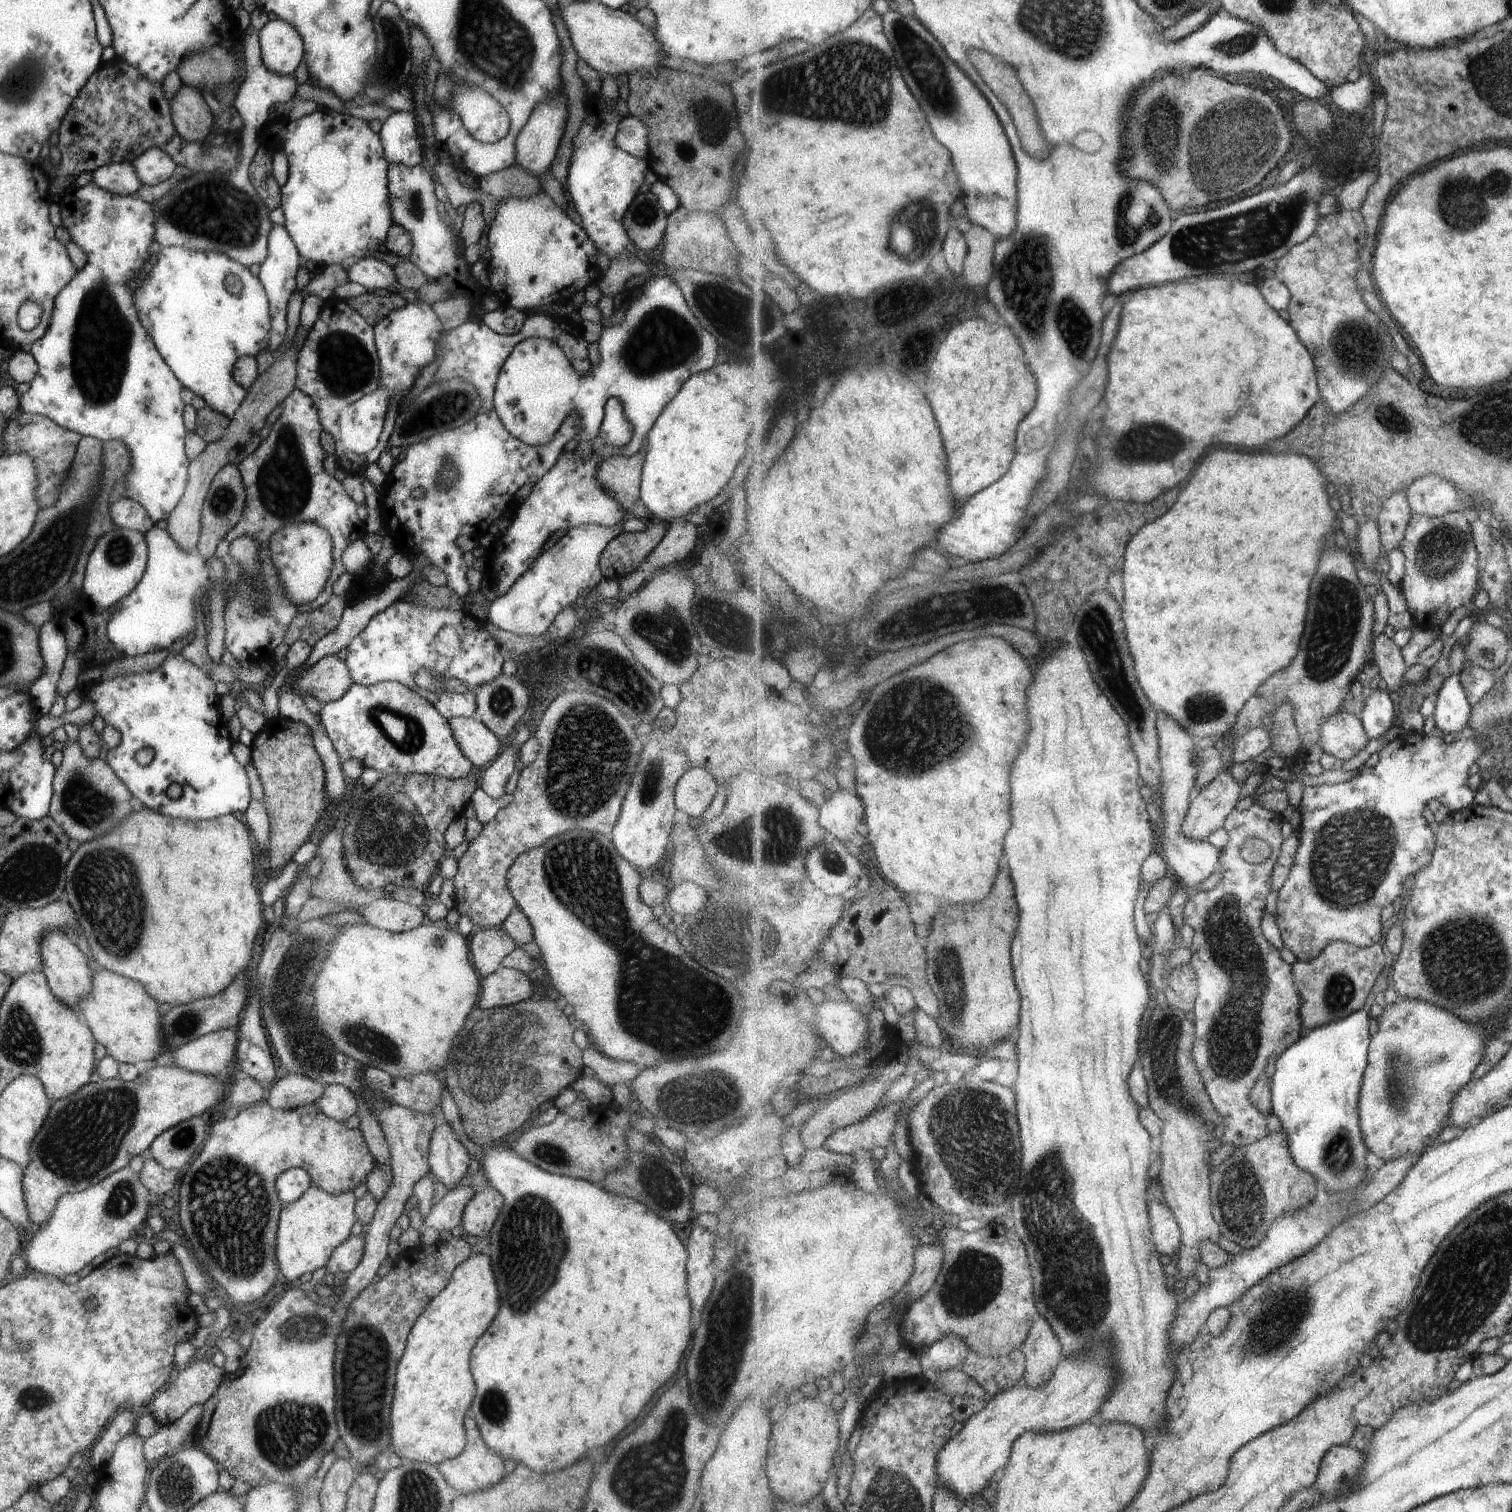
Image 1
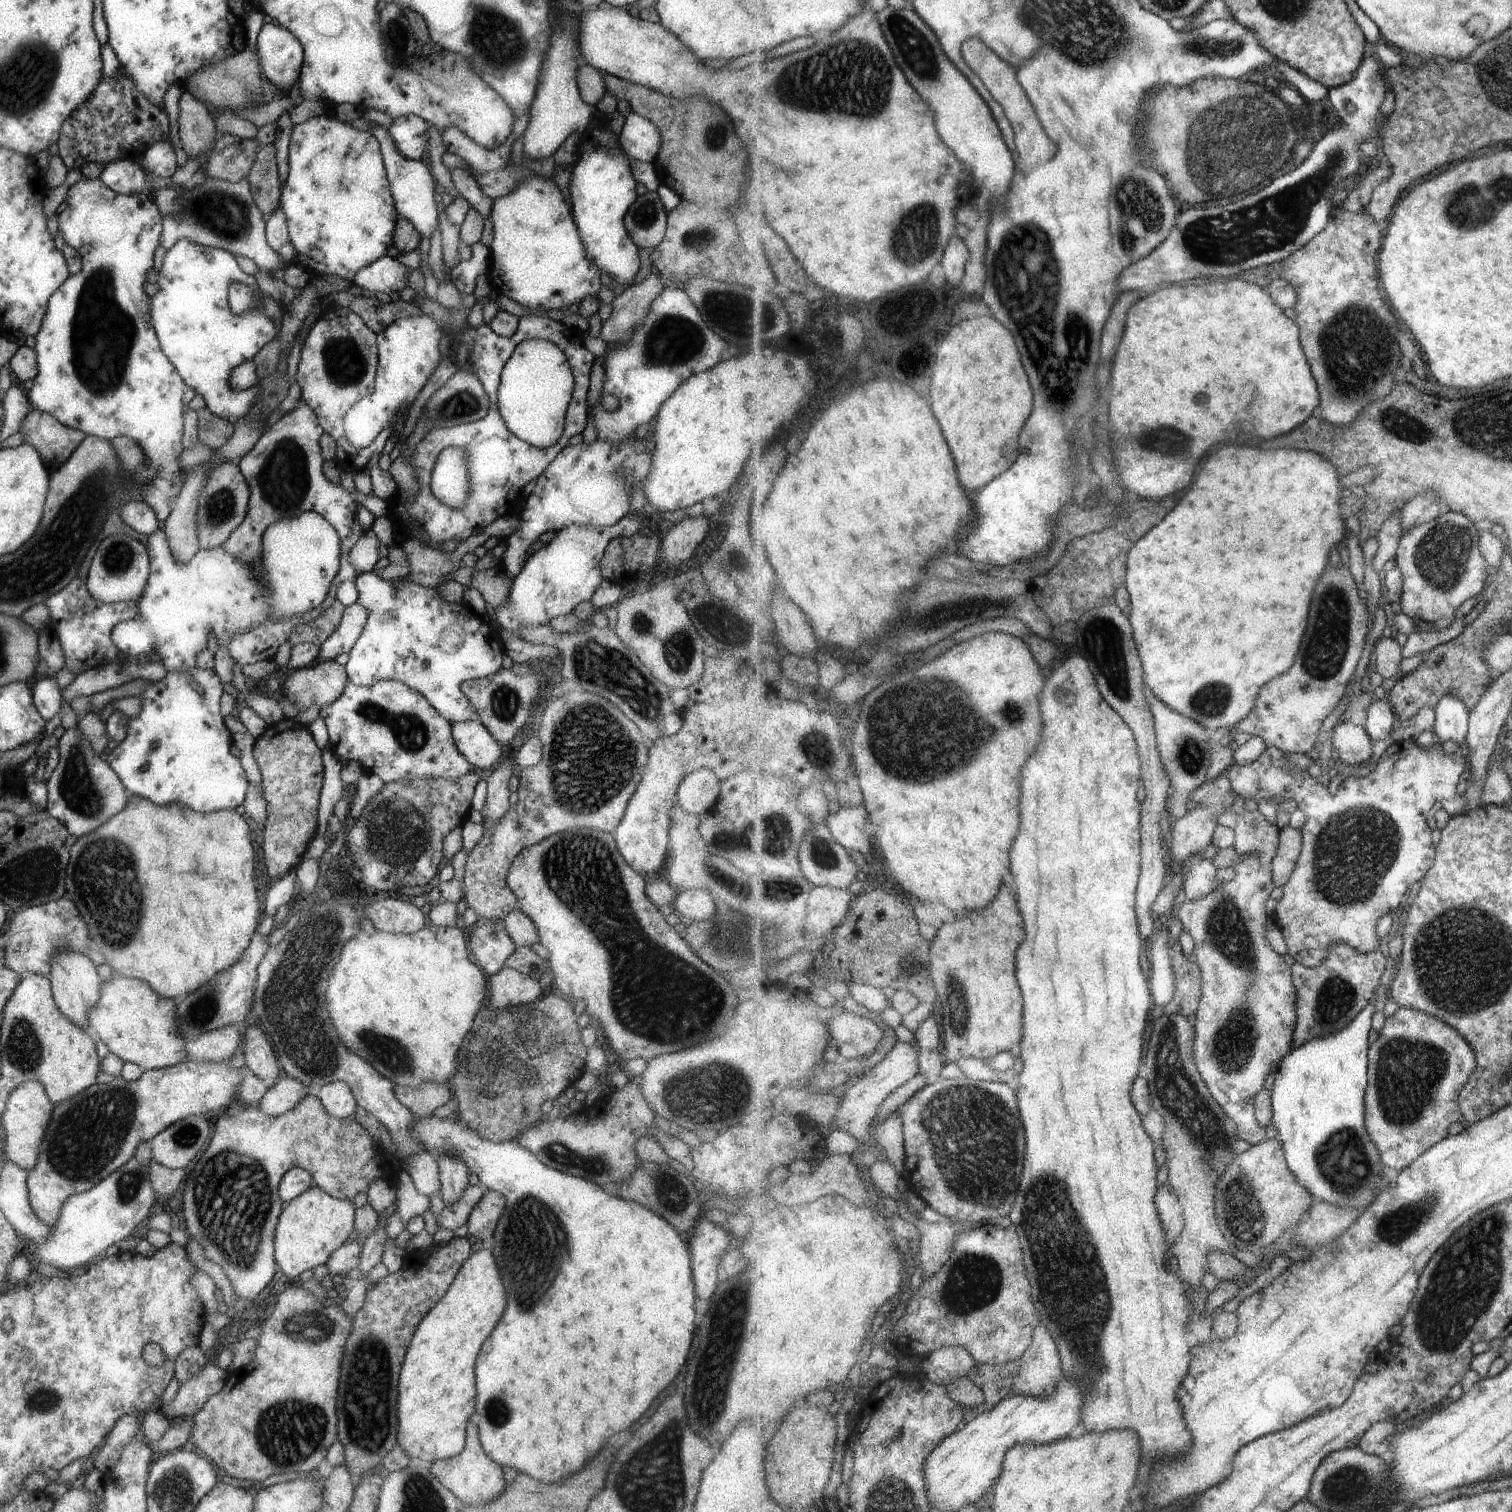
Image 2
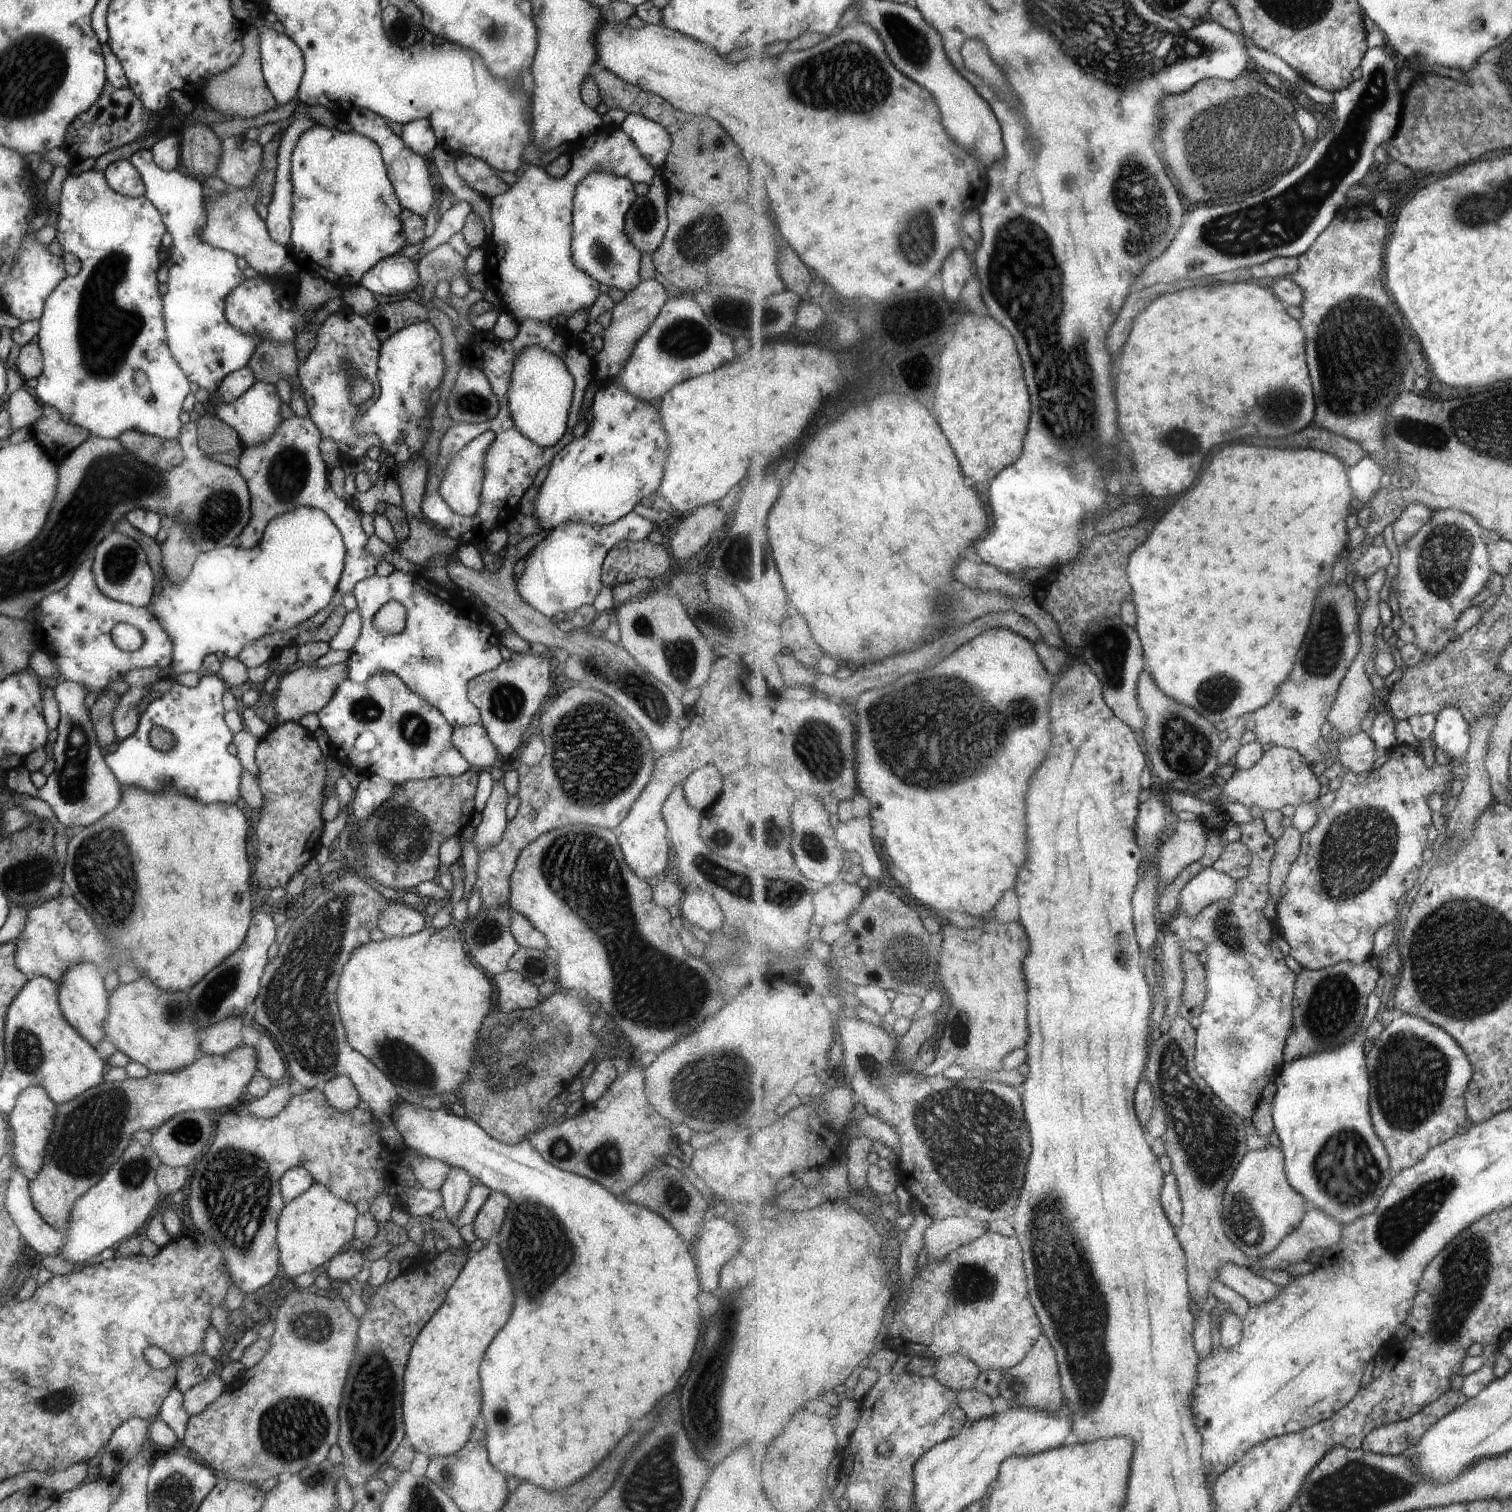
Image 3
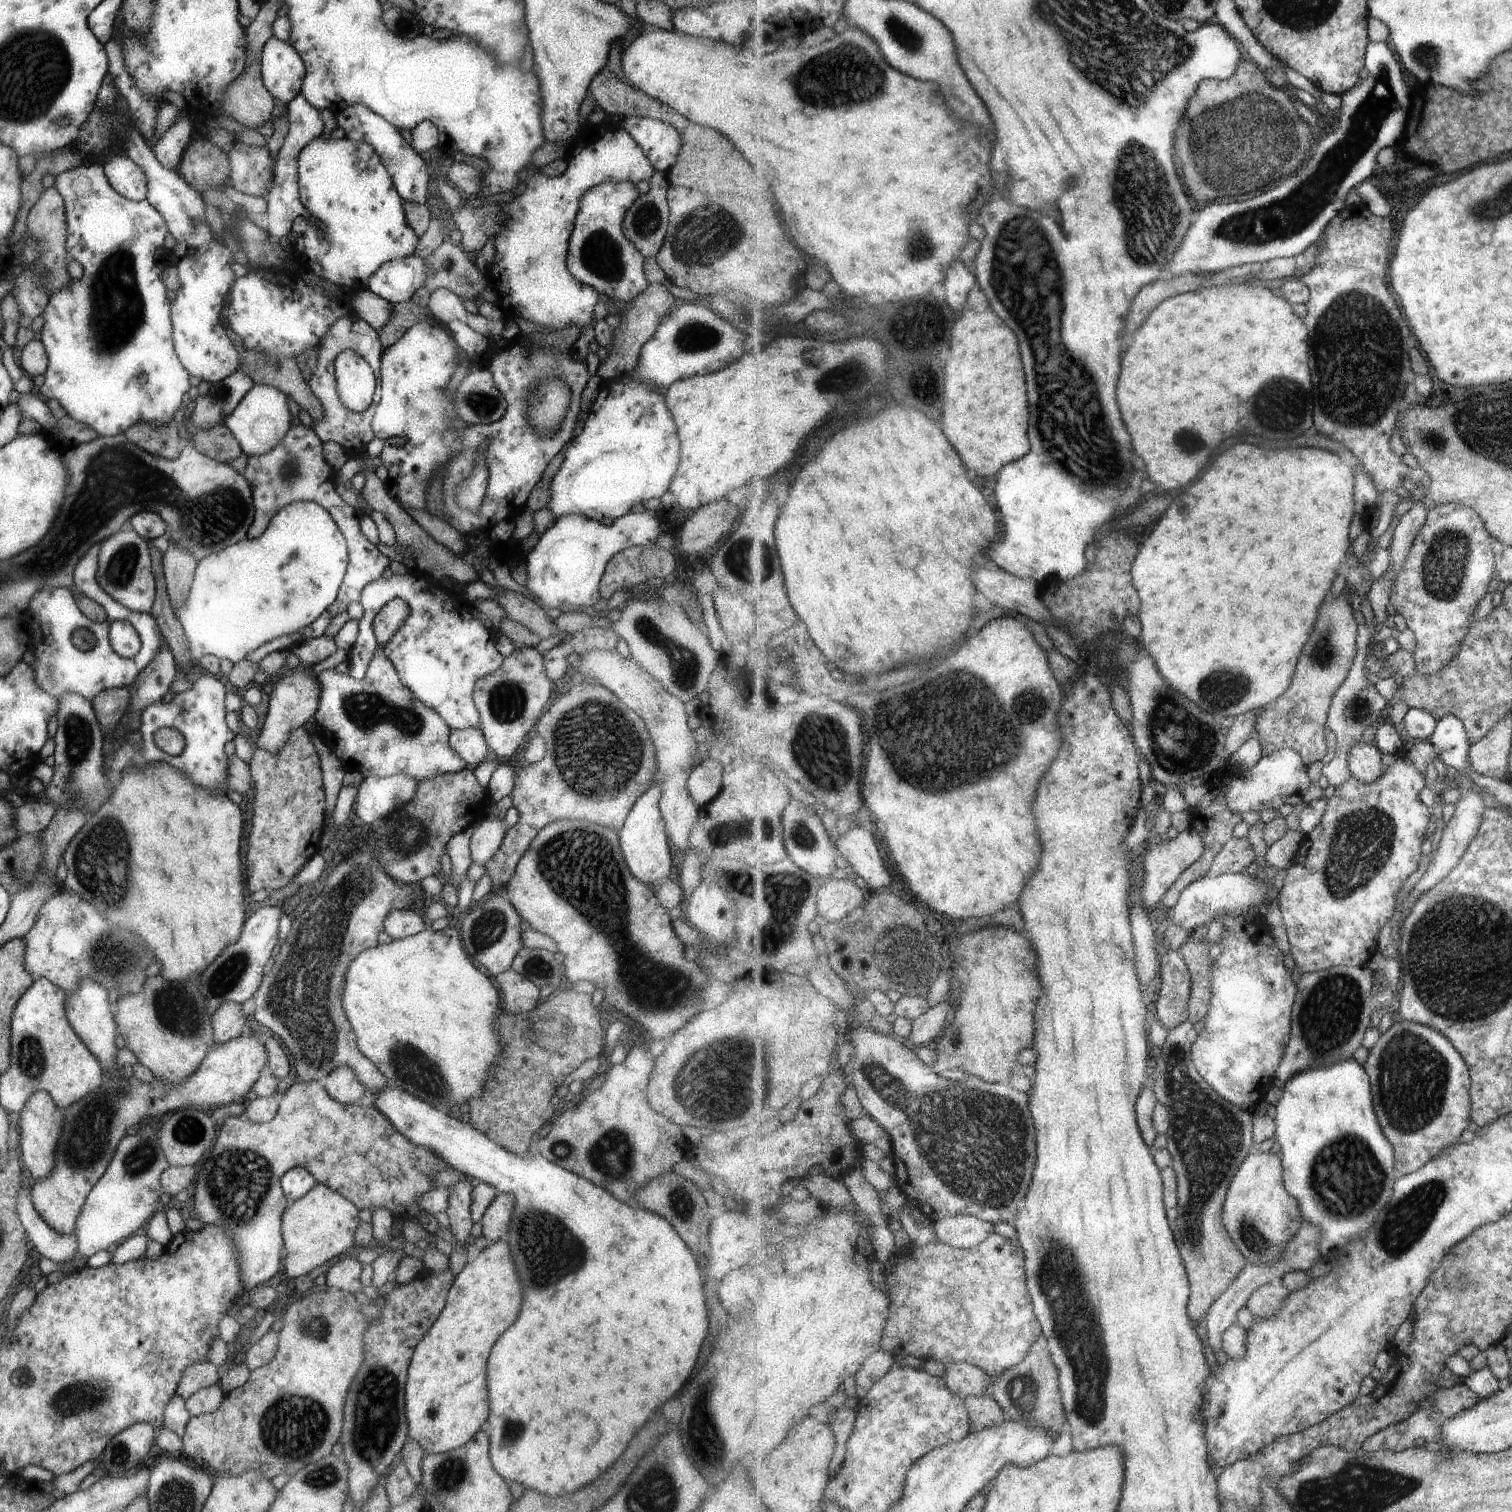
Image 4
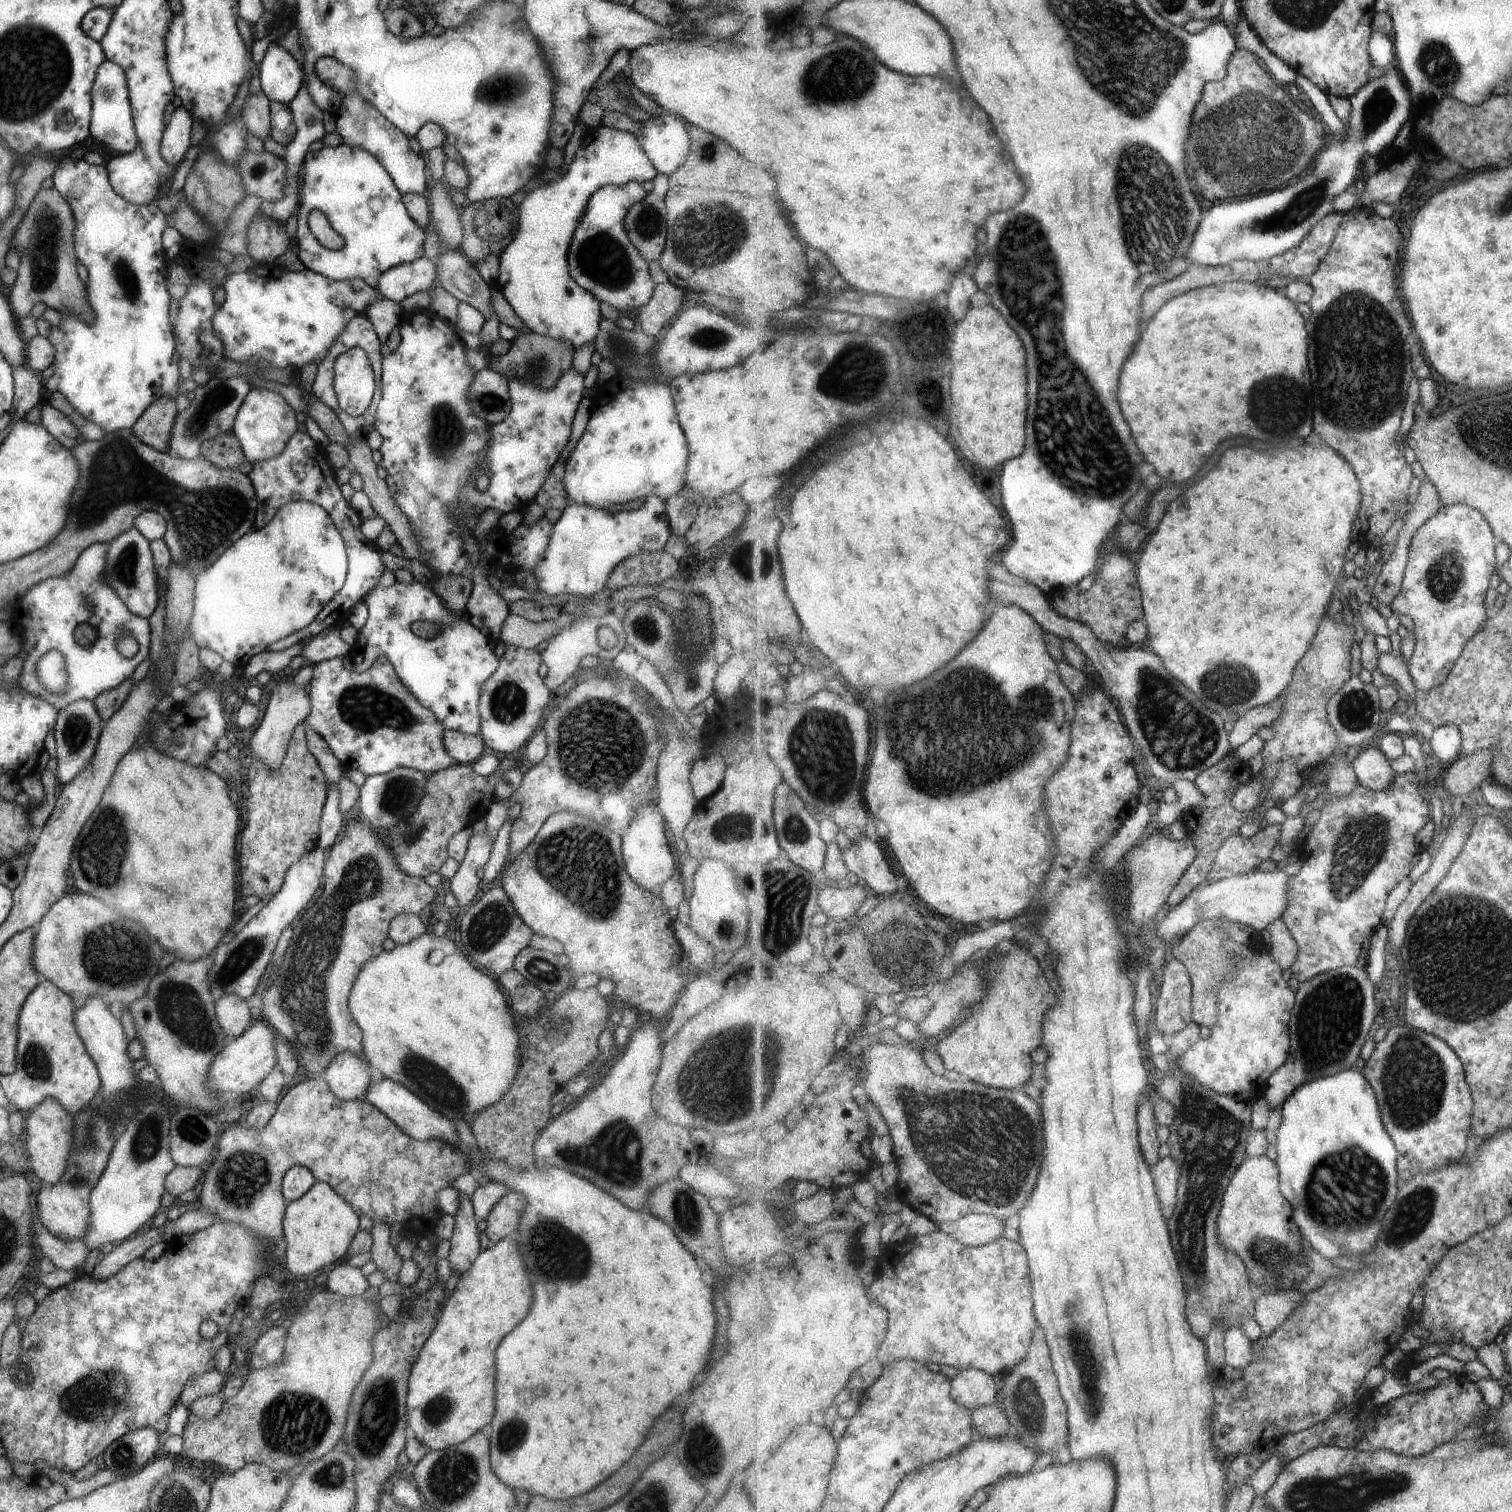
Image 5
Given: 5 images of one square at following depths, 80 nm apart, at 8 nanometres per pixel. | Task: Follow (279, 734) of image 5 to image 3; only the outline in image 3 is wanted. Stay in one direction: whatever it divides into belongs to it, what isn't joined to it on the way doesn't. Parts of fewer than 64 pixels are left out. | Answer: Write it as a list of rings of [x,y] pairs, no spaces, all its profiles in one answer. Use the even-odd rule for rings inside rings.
[[[346,662],[338,663],[326,668],[318,668],[315,664],[302,665],[277,681],[272,705],[274,710],[275,725],[286,722],[298,722],[306,714],[316,713],[330,699],[335,687],[347,676]]]

